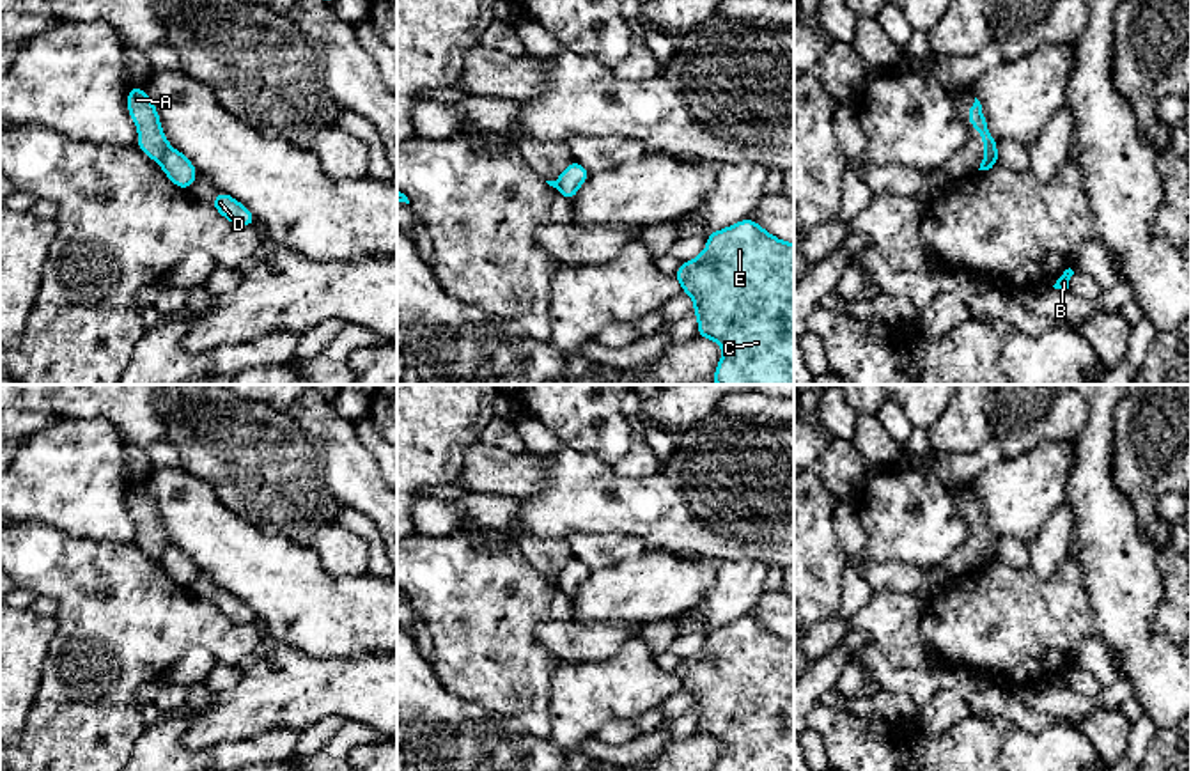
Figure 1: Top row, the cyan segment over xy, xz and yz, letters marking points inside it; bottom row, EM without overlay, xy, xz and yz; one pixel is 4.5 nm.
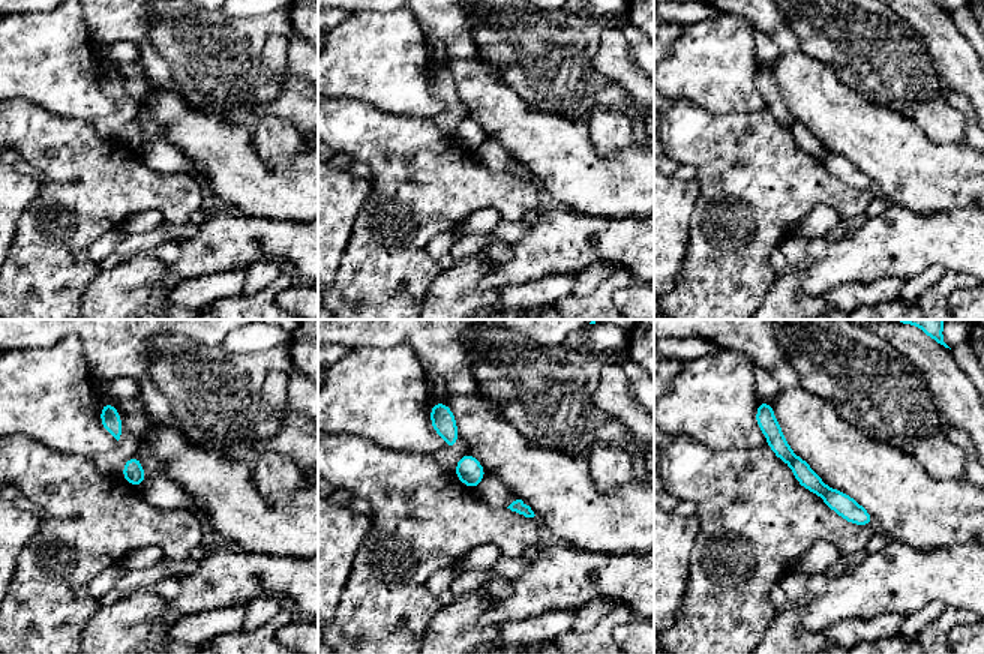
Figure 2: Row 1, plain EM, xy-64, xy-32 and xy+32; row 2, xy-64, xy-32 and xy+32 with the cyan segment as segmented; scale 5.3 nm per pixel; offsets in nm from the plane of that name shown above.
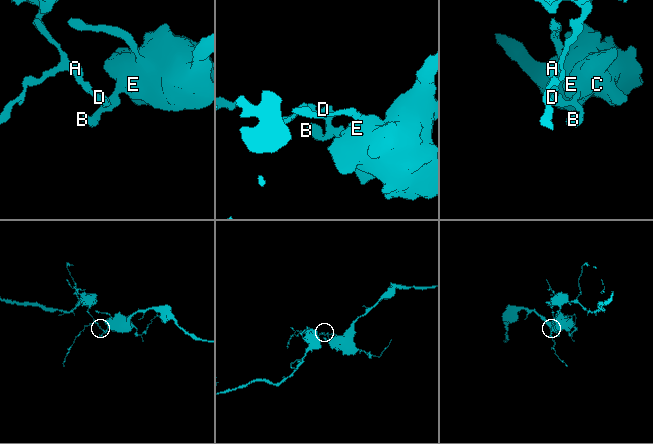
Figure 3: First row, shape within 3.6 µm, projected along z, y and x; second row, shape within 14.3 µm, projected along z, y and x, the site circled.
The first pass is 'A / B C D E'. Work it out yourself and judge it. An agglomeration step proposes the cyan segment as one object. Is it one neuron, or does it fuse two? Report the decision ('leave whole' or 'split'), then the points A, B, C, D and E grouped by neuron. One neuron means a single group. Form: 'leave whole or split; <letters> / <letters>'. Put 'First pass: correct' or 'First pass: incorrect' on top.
First pass: correct
split; A / B C D E

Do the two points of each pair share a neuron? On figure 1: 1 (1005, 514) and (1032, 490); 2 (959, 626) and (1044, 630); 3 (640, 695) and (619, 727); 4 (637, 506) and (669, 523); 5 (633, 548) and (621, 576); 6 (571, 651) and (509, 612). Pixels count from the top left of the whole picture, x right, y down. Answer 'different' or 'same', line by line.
1: same
2: same
3: different
4: same
5: different
6: different

